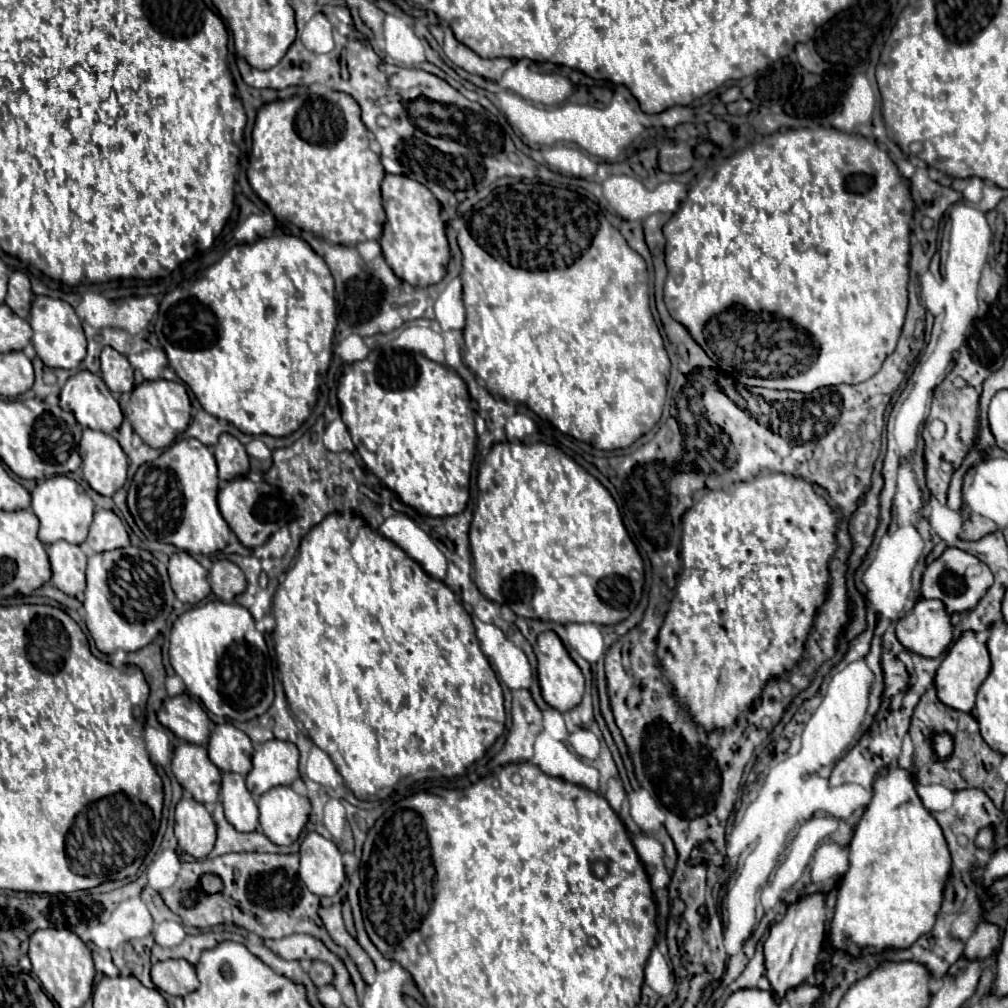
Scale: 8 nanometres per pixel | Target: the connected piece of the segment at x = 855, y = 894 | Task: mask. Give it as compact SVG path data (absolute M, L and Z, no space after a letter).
M893 766L875 778L873 798L865 808L849 844L849 864L851 868L845 884L839 888L831 920L829 938L833 950L847 950L853 956L863 956L889 946L909 948L921 932L929 932L929 928L933 928L937 908L941 906L941 888L945 886L945 876L949 874L949 850L945 848L941 826L933 820L915 790L911 768Z

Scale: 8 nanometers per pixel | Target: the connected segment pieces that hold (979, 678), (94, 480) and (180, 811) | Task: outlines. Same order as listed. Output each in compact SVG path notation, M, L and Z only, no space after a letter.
M967 630L959 636L957 642L951 644L951 648L947 650L941 666L937 668L937 676L935 676L935 686L937 686L937 696L943 704L949 704L951 708L957 708L961 712L971 712L975 706L975 694L981 686L981 682L989 676L991 670L991 660L989 660L989 652L987 646L977 642L975 632Z
M83 430L78 452L83 460L83 478L103 494L113 496L127 480L127 454L119 442L99 430Z
M185 796L179 800L175 808L175 838L179 840L179 848L195 858L205 858L215 844L215 822L203 804Z

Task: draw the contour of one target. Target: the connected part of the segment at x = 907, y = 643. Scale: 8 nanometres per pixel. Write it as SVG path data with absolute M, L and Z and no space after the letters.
M923 598L897 622L895 632L905 650L925 658L941 656L953 638L953 626L945 608L937 600Z

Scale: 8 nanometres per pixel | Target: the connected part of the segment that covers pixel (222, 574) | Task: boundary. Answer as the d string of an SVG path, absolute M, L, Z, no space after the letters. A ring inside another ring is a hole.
M217 560L209 572L209 578L211 578L211 590L223 602L233 602L233 598L241 594L247 586L239 566L235 566L229 560Z

